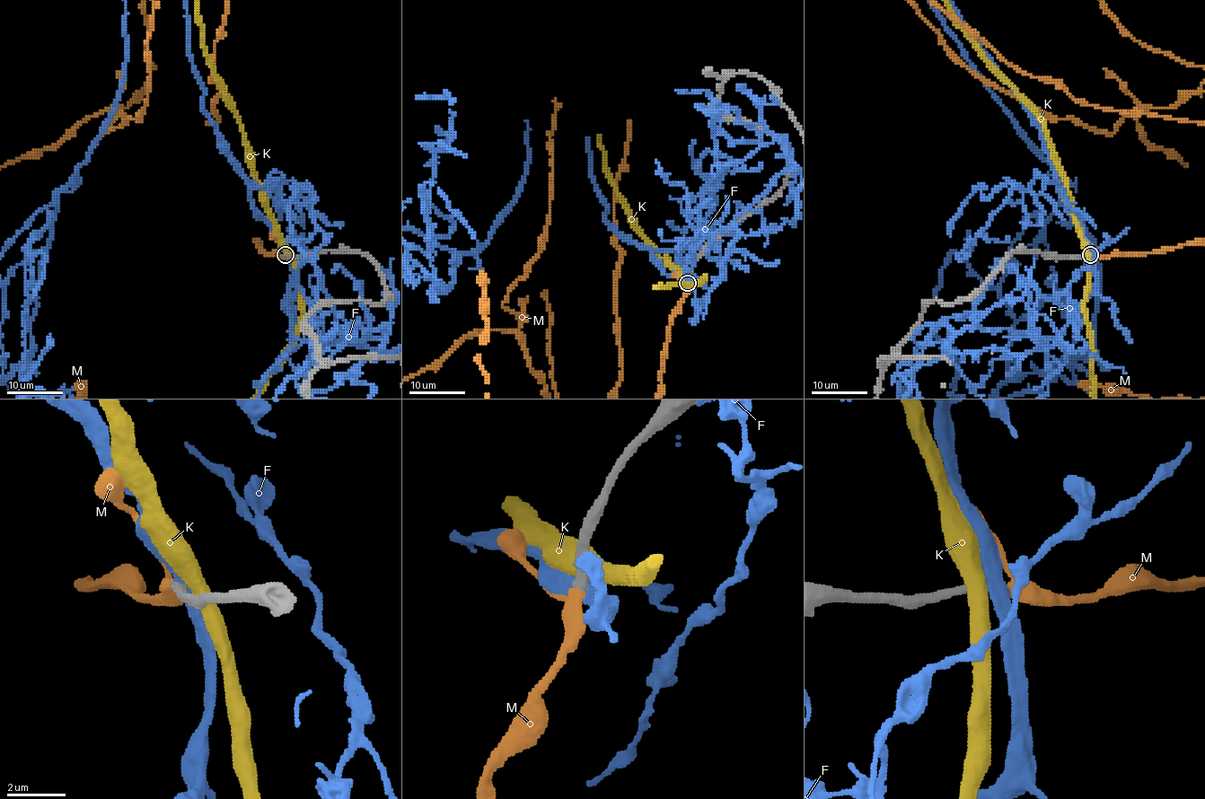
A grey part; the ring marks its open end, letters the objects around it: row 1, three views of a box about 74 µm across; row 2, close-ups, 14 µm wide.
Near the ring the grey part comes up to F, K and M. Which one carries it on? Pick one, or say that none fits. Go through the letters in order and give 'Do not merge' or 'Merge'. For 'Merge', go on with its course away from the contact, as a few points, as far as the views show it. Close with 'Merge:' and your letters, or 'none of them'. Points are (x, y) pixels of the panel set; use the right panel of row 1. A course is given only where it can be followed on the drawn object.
F: Do not merge
K: Do not merge
M: Merge
Merge: M

